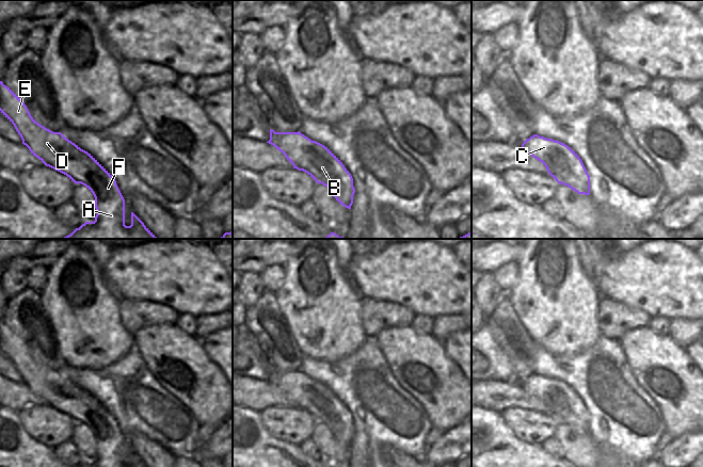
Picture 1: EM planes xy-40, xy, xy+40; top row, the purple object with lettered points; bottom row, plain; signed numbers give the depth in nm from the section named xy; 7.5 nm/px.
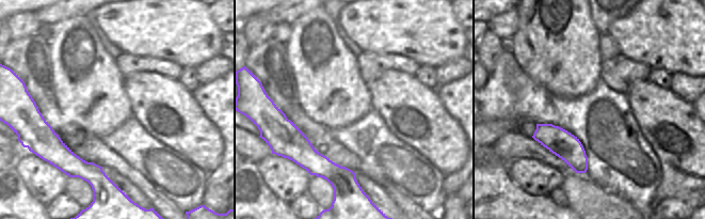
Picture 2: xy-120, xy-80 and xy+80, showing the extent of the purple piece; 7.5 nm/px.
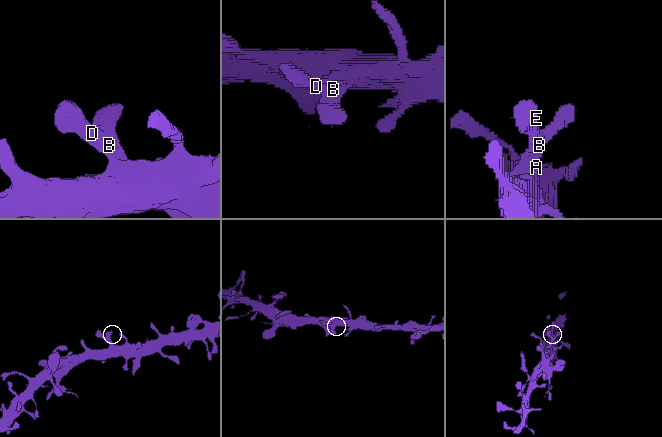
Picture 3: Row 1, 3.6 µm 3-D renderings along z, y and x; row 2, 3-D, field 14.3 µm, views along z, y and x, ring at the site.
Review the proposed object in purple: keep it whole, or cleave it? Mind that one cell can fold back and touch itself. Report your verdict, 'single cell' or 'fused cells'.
single cell

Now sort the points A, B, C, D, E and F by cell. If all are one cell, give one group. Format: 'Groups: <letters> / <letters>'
Groups: A B C D E F

